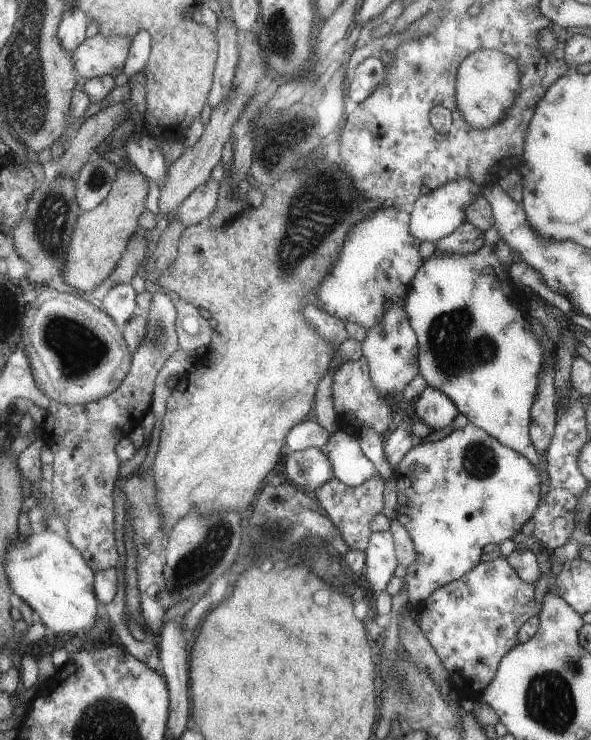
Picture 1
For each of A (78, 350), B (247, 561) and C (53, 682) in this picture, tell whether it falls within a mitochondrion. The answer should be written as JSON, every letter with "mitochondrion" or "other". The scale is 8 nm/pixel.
{"A":"mitochondrion","B":"other","C":"other"}

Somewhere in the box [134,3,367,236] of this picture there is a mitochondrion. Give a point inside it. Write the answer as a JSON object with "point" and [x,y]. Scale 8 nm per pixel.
{"point":[277,134]}

